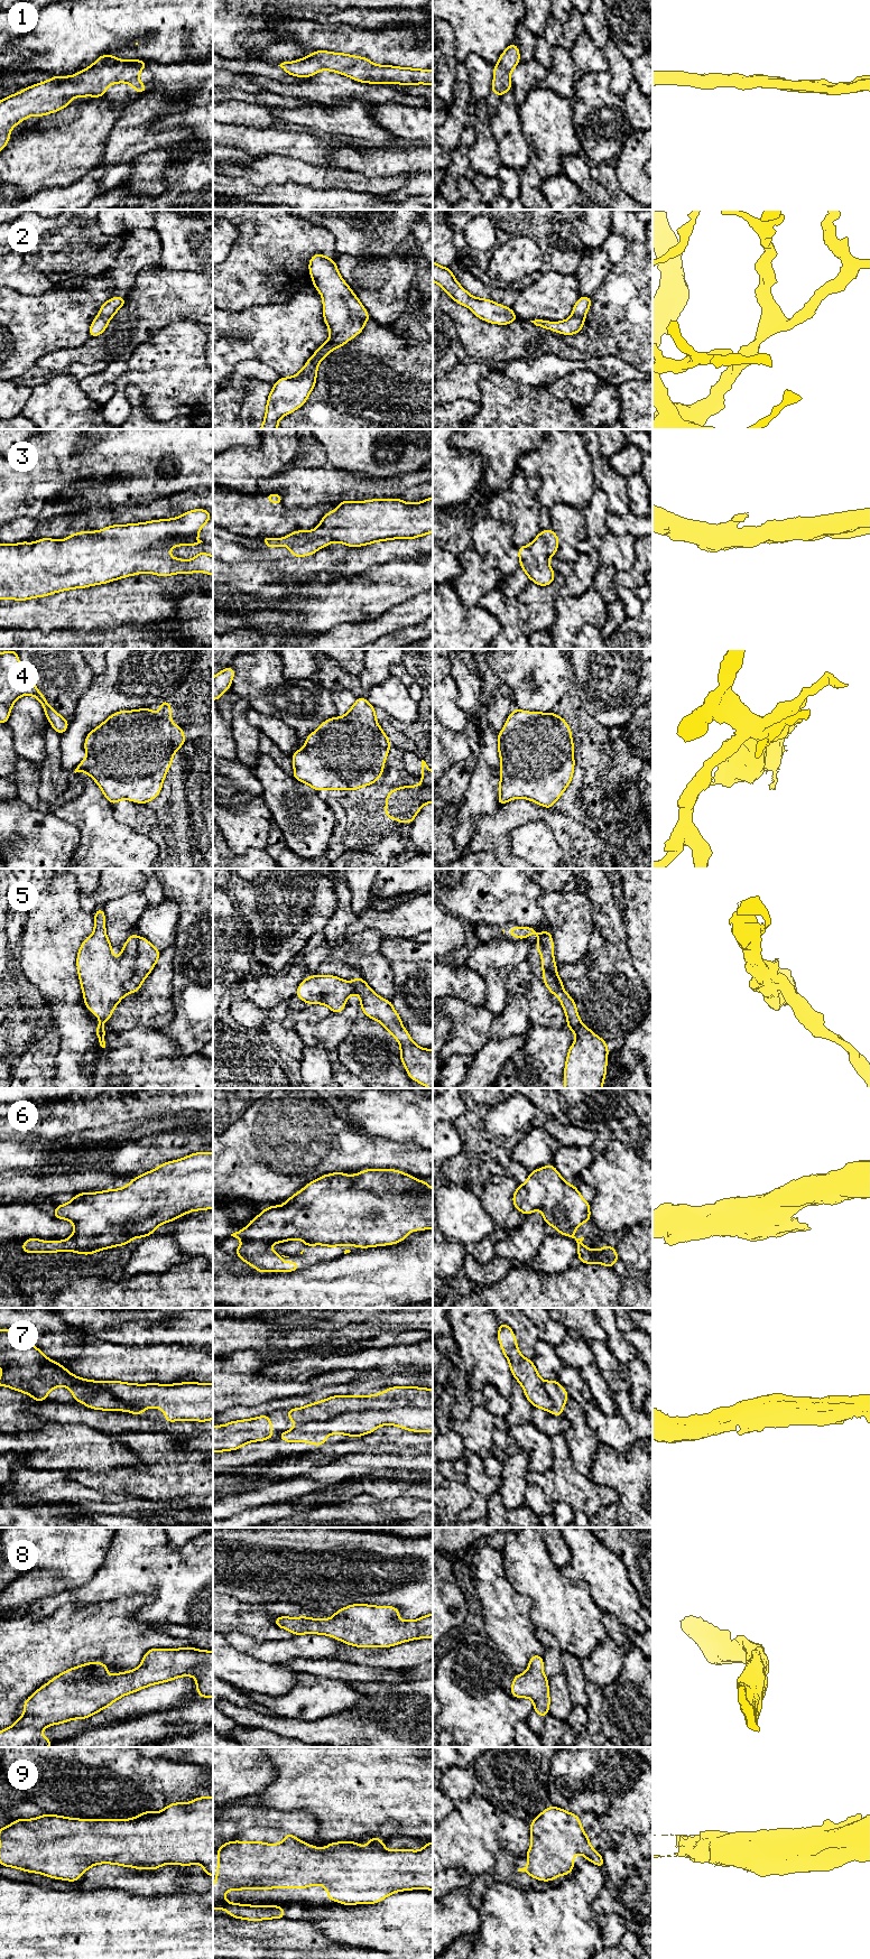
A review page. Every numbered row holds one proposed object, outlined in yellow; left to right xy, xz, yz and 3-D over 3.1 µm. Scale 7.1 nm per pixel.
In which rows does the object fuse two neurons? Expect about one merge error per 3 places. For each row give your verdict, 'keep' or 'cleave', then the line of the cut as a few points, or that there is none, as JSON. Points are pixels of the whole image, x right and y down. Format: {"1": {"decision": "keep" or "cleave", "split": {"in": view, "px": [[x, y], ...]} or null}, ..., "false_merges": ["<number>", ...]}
{"1": {"decision": "keep", "split": null}, "2": {"decision": "keep", "split": null}, "3": {"decision": "keep", "split": null}, "4": {"decision": "keep", "split": null}, "5": {"decision": "cleave", "split": {"in": "xy", "px": [[139, 937], [137, 941], [136, 968], [127, 982], [128, 991]]}}, "6": {"decision": "keep", "split": null}, "7": {"decision": "cleave", "split": {"in": "xz", "px": [[432, 1408], [348, 1411], [296, 1424]]}}, "8": {"decision": "keep", "split": null}, "9": {"decision": "keep", "split": null}, "false_merges": ["5", "7"]}

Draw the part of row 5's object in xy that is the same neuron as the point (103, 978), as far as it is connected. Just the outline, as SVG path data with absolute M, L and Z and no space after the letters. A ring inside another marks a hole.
M101 907L94 913L94 932L83 940L77 954L76 965L85 1008L99 1018L95 1034L102 1048L105 1048L104 1036L109 1032L102 1024L129 993L127 982L136 969L138 939L139 936L131 934L121 948L121 956L114 958Z

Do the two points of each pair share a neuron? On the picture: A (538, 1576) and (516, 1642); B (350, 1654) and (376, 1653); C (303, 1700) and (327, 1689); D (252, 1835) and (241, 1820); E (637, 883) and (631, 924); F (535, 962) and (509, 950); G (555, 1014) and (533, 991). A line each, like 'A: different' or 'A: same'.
A: different
B: same
C: same
D: different
E: same
F: different
G: same

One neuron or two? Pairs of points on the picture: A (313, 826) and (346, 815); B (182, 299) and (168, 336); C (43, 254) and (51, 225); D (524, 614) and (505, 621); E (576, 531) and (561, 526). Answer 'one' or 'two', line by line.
A: two
B: two
C: two
D: two
E: one

